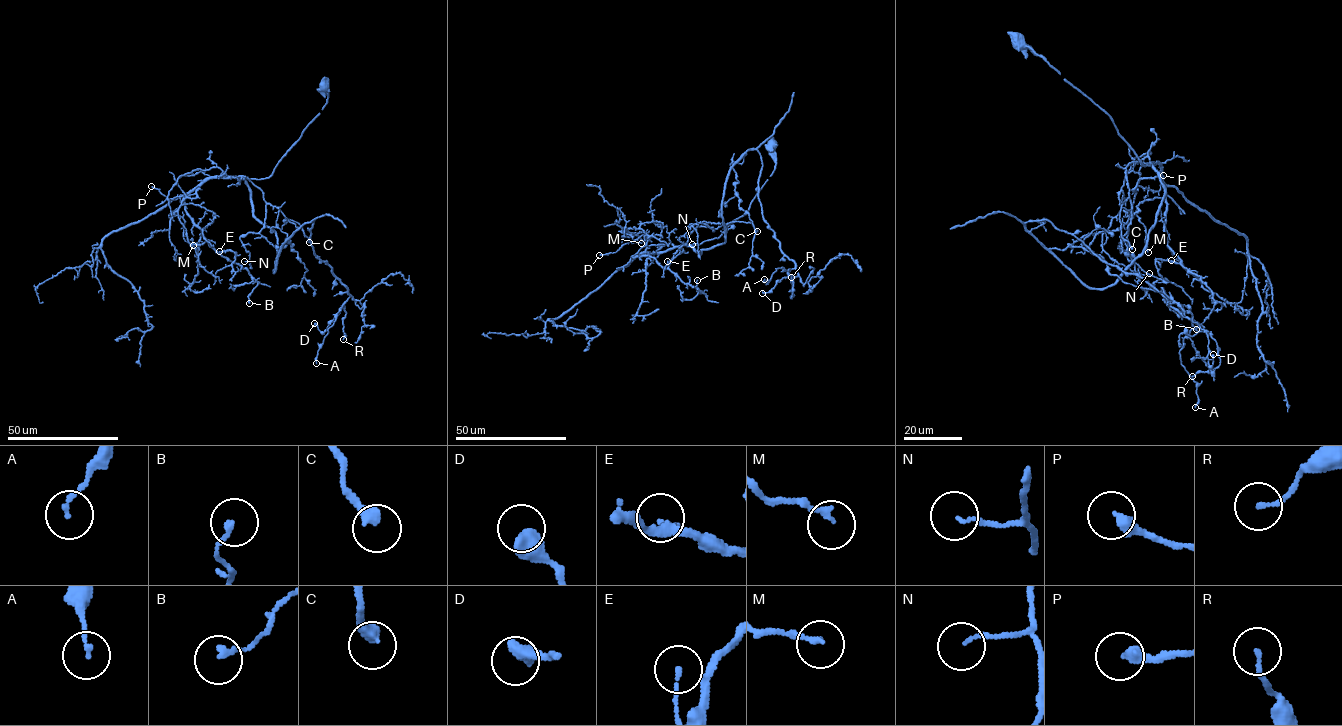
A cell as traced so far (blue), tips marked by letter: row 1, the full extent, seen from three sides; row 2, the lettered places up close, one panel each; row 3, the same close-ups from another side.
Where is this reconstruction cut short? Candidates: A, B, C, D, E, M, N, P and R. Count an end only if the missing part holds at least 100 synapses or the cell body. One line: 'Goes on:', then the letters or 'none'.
Goes on: none

